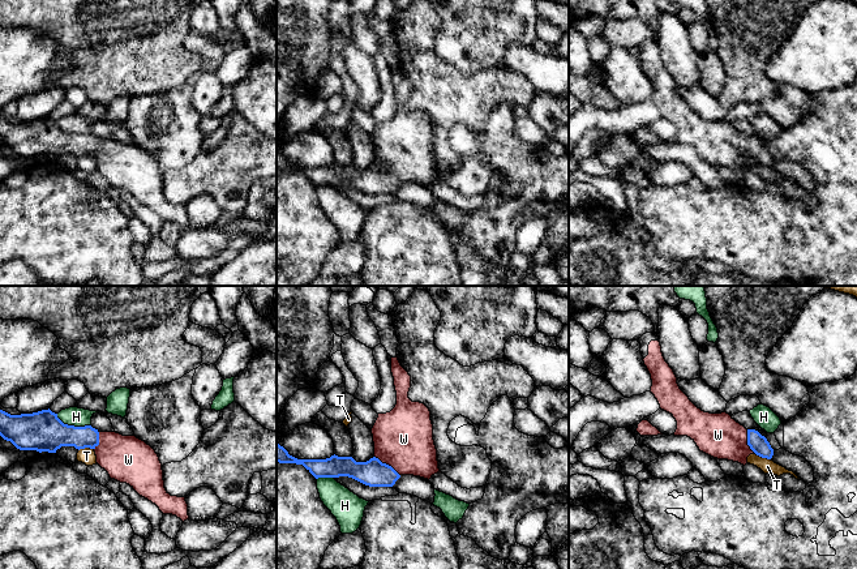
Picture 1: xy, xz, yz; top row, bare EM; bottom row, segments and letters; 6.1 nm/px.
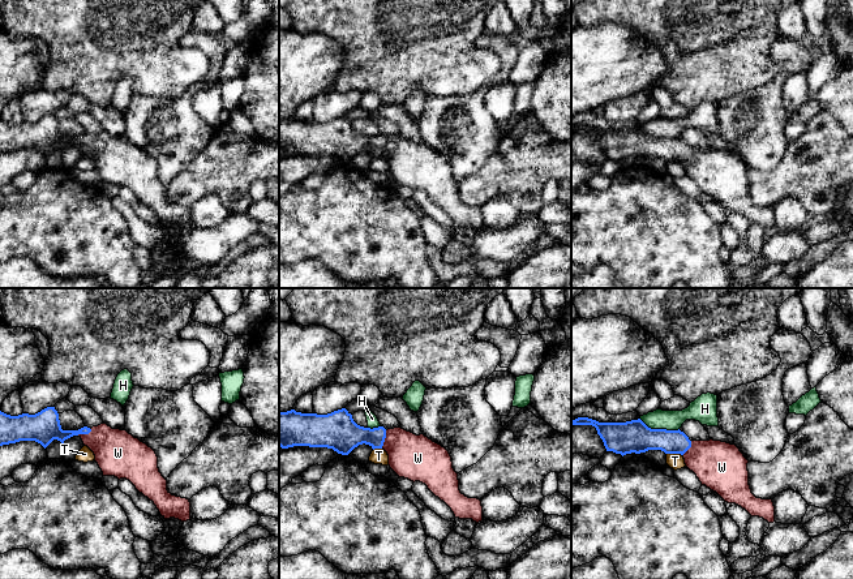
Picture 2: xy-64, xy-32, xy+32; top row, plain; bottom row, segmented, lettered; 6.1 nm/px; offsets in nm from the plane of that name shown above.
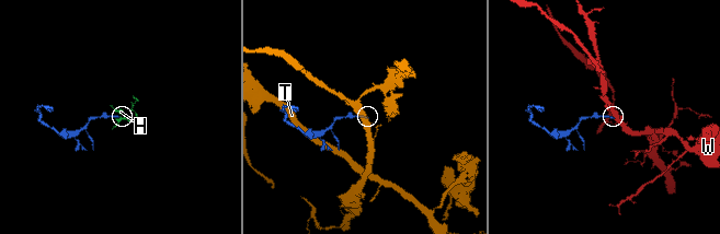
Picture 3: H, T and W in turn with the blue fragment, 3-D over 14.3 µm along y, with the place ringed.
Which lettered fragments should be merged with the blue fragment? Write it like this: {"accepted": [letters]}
{"accepted": ["W"]}

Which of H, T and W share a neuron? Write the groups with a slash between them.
H / T / W

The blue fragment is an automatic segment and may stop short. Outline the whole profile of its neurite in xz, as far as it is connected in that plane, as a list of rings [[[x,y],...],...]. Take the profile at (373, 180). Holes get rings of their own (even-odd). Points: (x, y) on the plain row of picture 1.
[[[277,150],[277,170],[303,172],[316,187],[348,184],[369,194],[393,194],[400,183],[373,164],[356,170],[352,164],[331,163],[326,167],[297,167]]]

